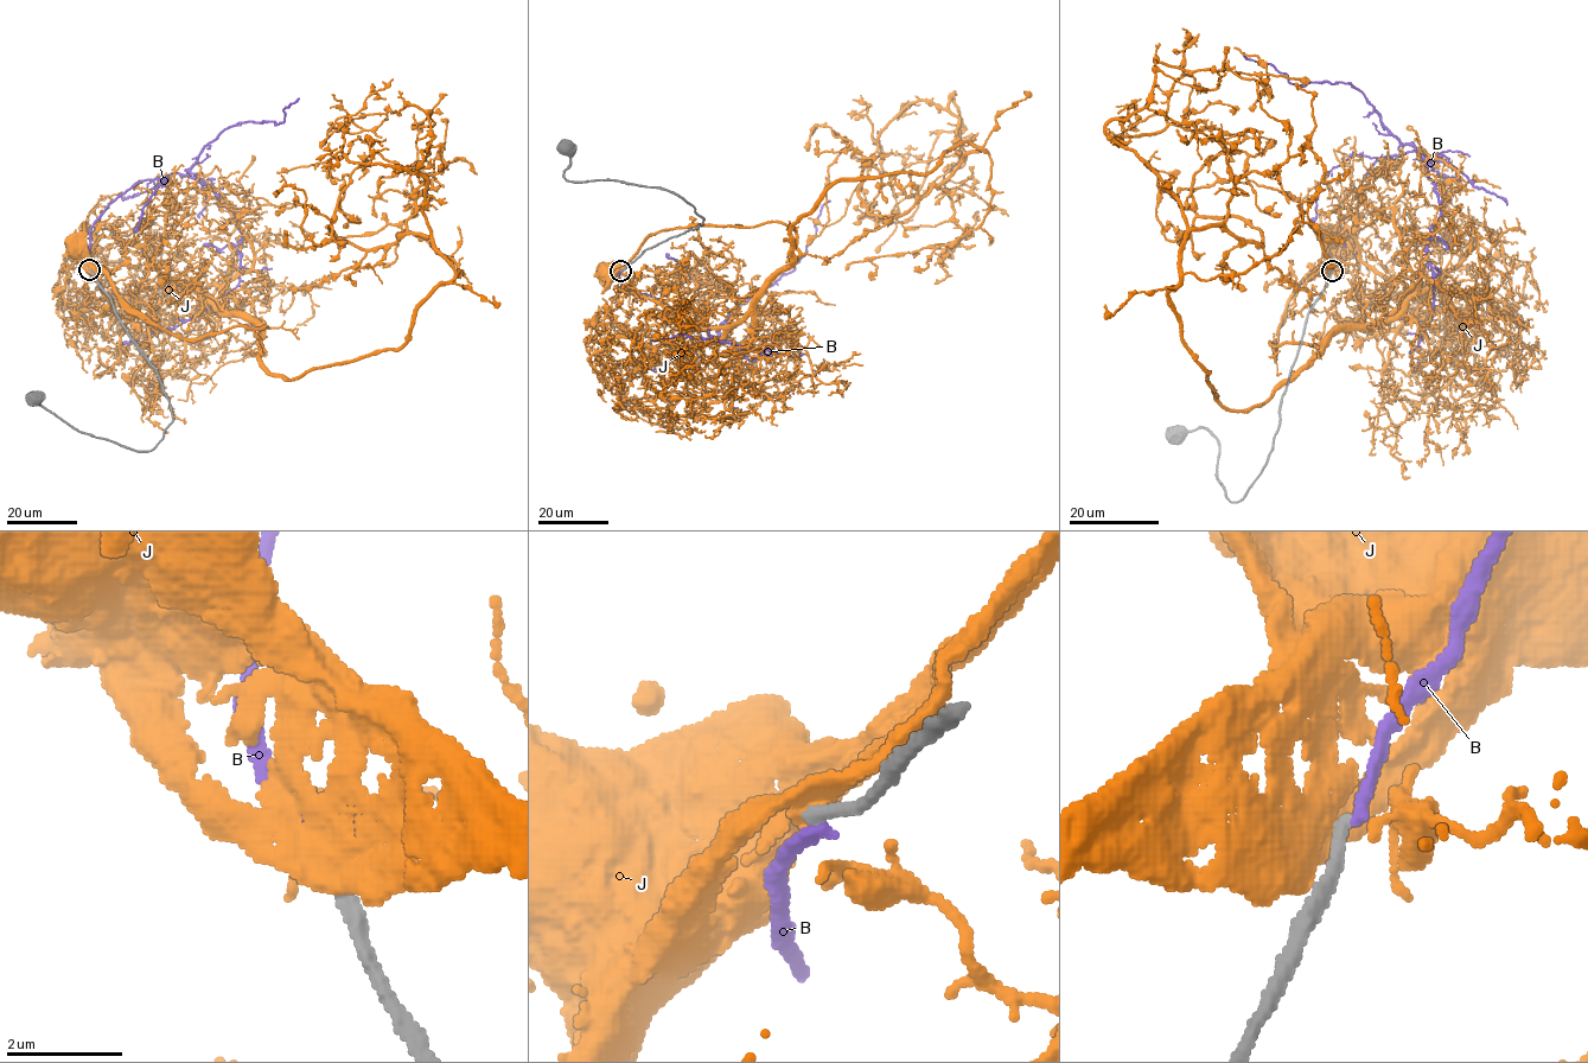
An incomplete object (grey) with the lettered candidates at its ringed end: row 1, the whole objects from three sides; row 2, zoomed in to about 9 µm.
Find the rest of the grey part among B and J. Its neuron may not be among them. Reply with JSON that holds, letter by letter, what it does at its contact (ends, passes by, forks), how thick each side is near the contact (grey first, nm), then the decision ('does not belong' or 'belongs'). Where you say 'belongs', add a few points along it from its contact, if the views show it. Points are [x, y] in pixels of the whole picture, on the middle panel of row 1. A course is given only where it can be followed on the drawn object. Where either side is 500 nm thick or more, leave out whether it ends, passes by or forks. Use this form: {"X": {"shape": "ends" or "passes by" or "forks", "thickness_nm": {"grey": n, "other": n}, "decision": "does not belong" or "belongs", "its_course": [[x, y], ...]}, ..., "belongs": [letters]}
{"B": {"shape": "ends", "thickness_nm": {"grey": 280, "other": 220}, "decision": "does not belong"}, "J": {"shape": "forks", "thickness_nm": {"grey": 240, "other": 360}, "decision": "does not belong"}, "belongs": []}

